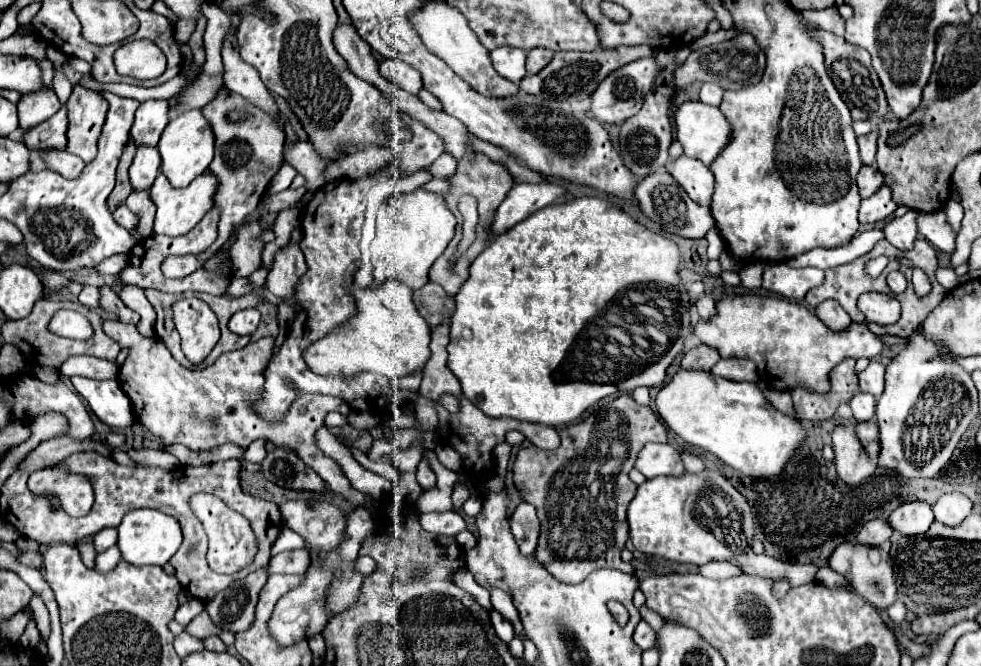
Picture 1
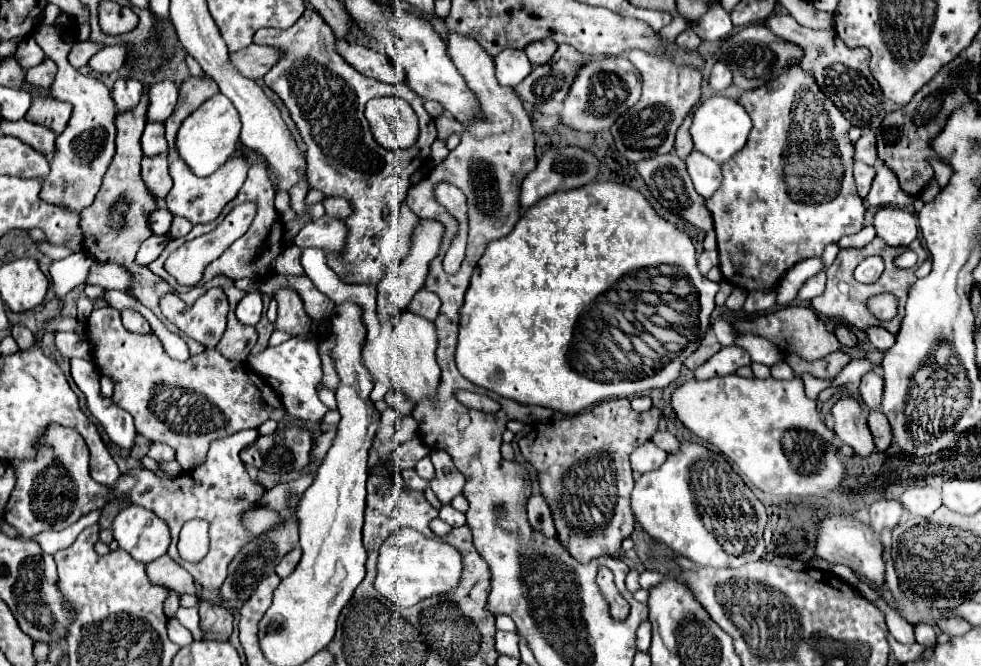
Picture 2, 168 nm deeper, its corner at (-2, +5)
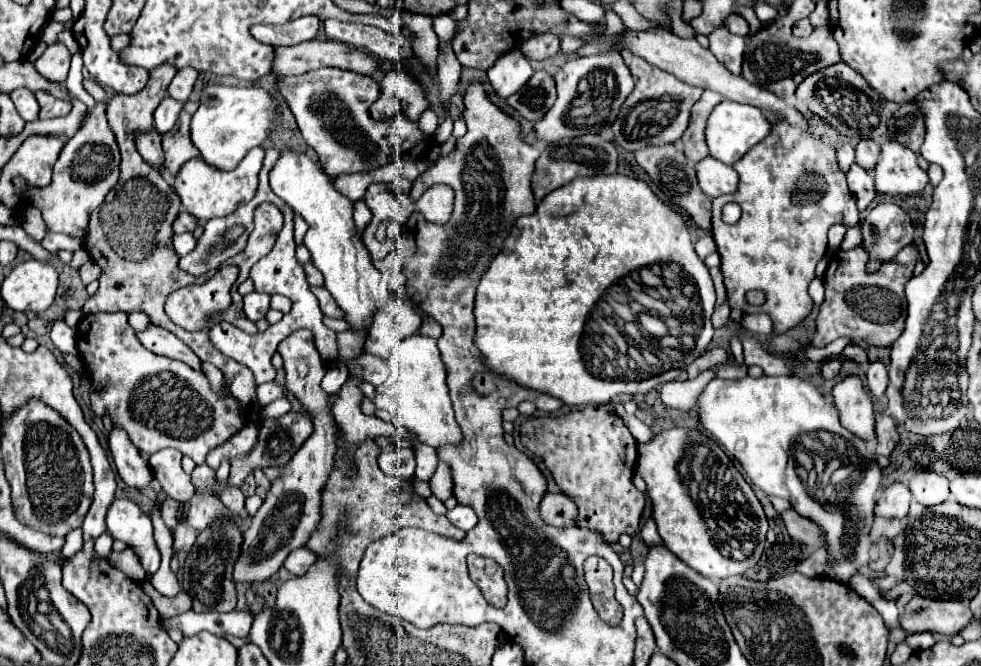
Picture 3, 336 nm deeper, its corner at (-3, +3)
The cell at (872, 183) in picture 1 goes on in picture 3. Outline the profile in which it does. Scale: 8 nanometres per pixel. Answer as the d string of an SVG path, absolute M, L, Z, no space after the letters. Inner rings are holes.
M853 164L851 170L847 172L847 186L849 186L851 194L855 196L859 212L863 212L877 194L873 176L867 170L863 170L861 166L857 166L857 164Z

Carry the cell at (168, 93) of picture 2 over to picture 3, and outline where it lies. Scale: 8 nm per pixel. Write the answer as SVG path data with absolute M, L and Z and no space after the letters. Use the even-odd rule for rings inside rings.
M193 66L181 68L181 70L175 74L173 82L169 84L169 96L179 98L181 102L187 102L191 90L193 90L193 86L195 86L197 76L199 76L199 72L197 72Z

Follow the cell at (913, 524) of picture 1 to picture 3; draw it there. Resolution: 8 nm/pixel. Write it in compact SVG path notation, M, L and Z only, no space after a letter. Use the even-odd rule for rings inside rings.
M919 472L909 480L909 488L917 502L925 506L941 504L949 498L949 480L935 472Z

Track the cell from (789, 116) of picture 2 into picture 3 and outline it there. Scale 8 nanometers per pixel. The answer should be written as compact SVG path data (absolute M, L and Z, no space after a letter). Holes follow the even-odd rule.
M805 112L811 122L809 132L799 132L797 126L789 126L787 122L777 122L773 126L773 134L759 142L749 150L741 162L737 162L735 170L739 174L739 190L727 196L719 196L713 200L713 240L717 244L717 252L721 256L721 272L725 276L727 300L729 306L741 312L765 312L773 320L773 334L785 334L787 330L803 324L803 320L813 310L813 300L807 294L811 280L815 278L815 266L827 252L827 230L833 224L857 226L859 210L849 194L845 174L837 168L837 154L833 144L837 142L837 132L831 126L825 126L817 116ZM735 202L741 206L741 220L737 224L725 224L721 220L721 210L725 204ZM749 290L761 290L765 294L763 306L749 306L745 294Z

